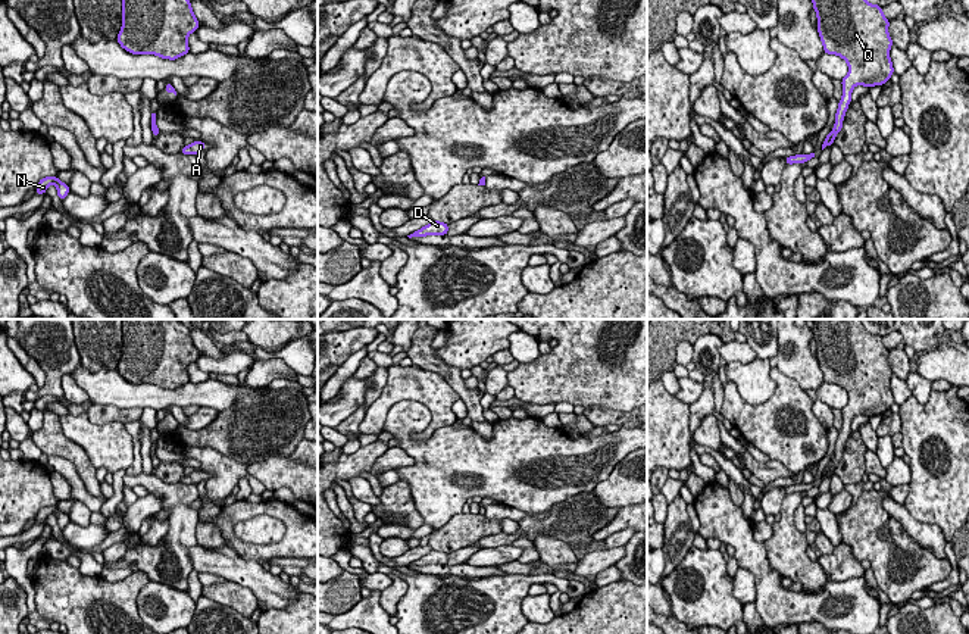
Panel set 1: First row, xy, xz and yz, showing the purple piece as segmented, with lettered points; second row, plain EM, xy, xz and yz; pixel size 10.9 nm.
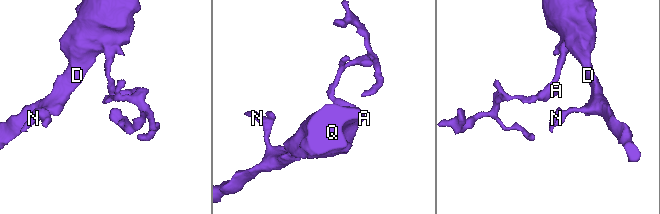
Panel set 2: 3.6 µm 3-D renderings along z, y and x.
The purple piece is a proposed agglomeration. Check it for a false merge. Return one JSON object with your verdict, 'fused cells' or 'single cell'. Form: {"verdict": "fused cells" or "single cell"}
{"verdict": "single cell"}

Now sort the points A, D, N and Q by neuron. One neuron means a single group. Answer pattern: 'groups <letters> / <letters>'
groups A D N Q

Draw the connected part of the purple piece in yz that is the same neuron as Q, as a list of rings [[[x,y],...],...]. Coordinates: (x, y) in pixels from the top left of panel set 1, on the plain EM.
[[[815,319],[812,332],[818,346],[816,355],[823,382],[837,384],[848,394],[848,403],[841,409],[843,427],[838,431],[834,459],[823,469],[823,480],[826,475],[832,475],[837,463],[843,457],[853,418],[856,415],[870,418],[890,410],[894,403],[890,387],[893,369],[888,363],[890,350],[884,346],[882,337],[866,331],[860,319]]]

